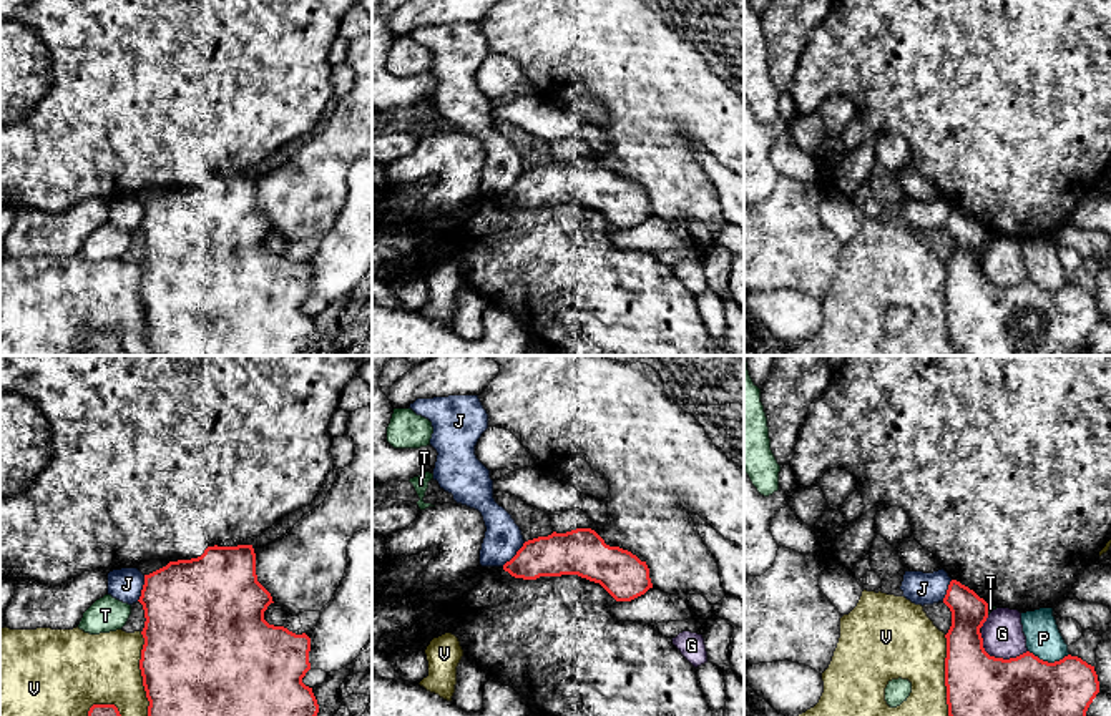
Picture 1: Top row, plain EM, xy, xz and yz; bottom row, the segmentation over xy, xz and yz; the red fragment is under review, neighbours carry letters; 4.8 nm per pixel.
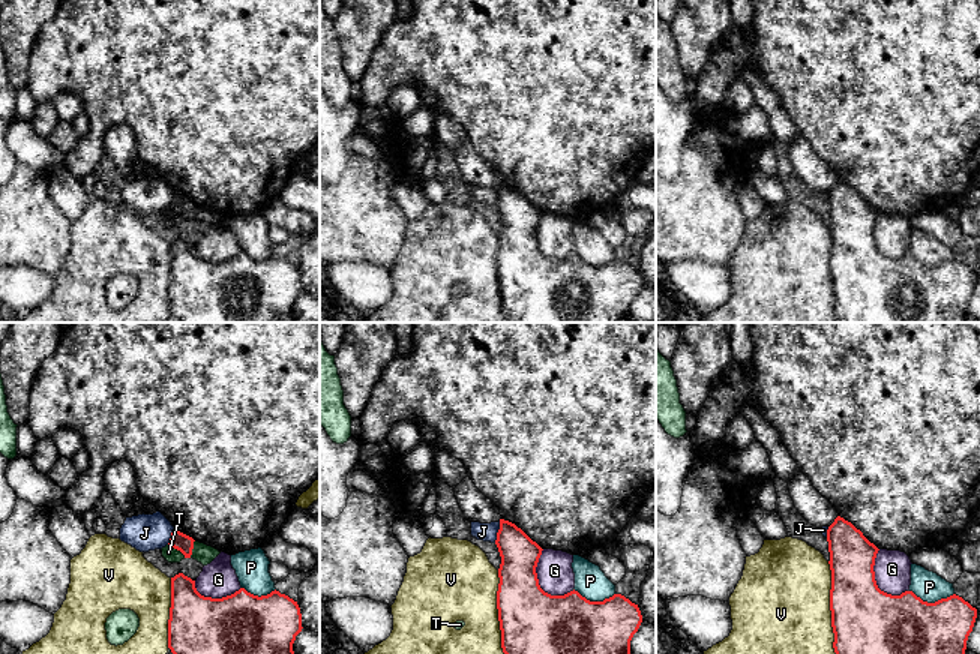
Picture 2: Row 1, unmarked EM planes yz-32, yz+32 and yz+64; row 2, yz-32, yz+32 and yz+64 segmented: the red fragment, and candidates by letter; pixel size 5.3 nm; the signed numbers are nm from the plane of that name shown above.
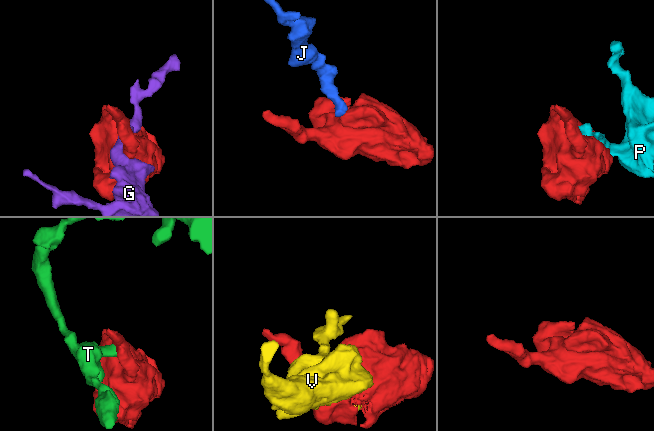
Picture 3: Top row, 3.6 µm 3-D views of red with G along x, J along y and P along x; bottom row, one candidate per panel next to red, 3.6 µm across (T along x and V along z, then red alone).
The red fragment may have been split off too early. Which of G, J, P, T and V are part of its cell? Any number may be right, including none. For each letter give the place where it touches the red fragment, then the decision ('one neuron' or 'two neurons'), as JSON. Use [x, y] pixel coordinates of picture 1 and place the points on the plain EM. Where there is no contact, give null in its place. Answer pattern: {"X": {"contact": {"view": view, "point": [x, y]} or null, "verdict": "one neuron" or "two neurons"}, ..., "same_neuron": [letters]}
{"G": {"contact": {"view": "yz", "point": [998, 286]}, "verdict": "two neurons"}, "J": {"contact": {"view": "xy", "point": [143, 216]}, "verdict": "two neurons"}, "P": {"contact": {"view": "yz", "point": [1047, 289]}, "verdict": "two neurons"}, "T": {"contact": {"view": "yz", "point": [987, 238]}, "verdict": "two neurons"}, "V": {"contact": {"view": "xy", "point": [143, 308]}, "verdict": "two neurons"}, "same_neuron": []}

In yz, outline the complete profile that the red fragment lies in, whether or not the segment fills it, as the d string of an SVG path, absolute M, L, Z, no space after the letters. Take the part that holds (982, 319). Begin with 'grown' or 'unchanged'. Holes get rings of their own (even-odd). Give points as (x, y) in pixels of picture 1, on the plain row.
unchanged; M957 208L950 209L943 231L952 239L945 262L947 332L958 356L1089 356L1086 339L1099 321L1094 294L1071 282L1055 291L1030 279L1010 287L990 284L980 261L988 231Z

